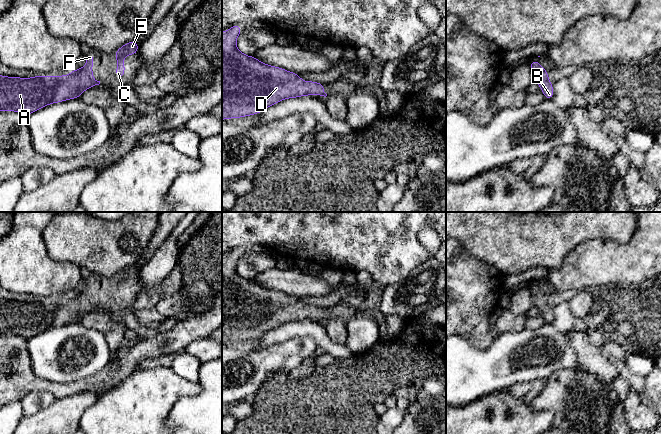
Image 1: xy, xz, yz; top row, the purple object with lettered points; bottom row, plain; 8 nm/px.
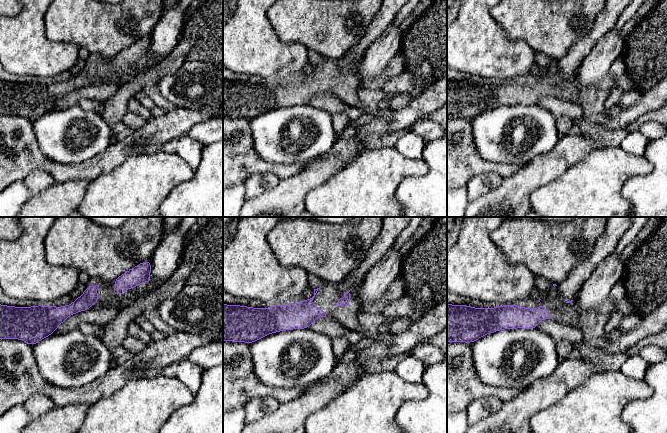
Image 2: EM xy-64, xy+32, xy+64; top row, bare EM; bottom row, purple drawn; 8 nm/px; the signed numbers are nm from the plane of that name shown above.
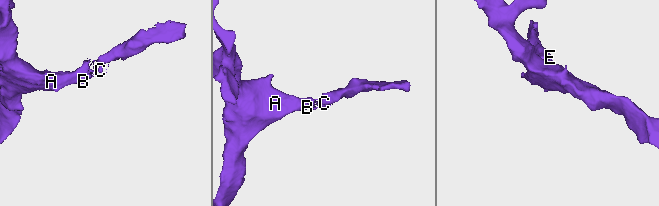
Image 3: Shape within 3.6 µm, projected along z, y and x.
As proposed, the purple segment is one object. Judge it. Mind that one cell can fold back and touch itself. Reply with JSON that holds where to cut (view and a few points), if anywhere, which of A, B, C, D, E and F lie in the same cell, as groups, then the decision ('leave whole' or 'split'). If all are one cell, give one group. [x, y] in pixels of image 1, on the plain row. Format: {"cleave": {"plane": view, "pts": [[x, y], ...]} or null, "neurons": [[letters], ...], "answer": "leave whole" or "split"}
{"cleave": null, "neurons": [["A", "B", "C", "D", "E", "F"]], "answer": "leave whole"}

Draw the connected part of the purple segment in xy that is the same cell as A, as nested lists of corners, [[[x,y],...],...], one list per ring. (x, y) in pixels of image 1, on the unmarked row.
[[[88,278],[86,288],[65,300],[31,302],[0,299],[0,335],[16,335],[30,339],[52,327],[80,322],[82,317],[100,308],[93,302],[95,279]]]

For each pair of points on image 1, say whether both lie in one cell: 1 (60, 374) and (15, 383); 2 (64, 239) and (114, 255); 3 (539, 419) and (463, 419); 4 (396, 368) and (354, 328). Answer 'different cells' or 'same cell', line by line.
1: different cells
2: same cell
3: same cell
4: different cells

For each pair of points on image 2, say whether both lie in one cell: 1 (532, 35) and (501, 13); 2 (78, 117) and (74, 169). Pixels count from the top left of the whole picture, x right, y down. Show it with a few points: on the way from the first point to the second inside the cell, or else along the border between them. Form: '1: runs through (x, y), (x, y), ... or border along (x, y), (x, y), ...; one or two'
1: runs through (524, 27), (509, 13); one
2: border along (96, 154), (77, 163), (60, 164), (51, 160); two

